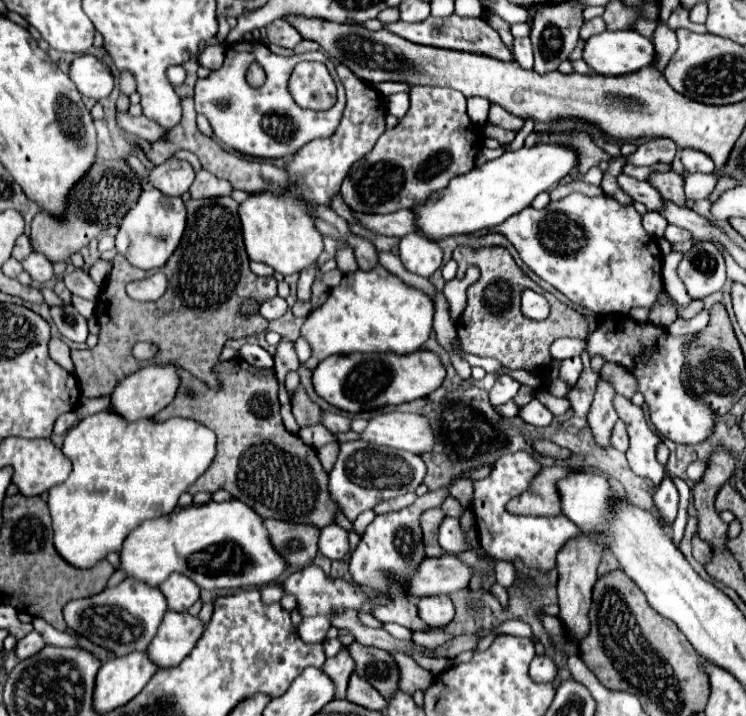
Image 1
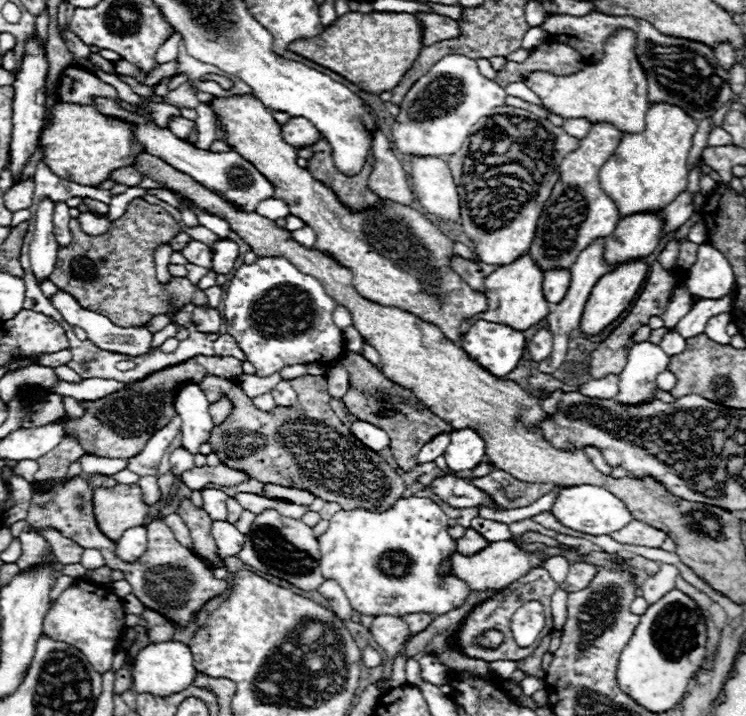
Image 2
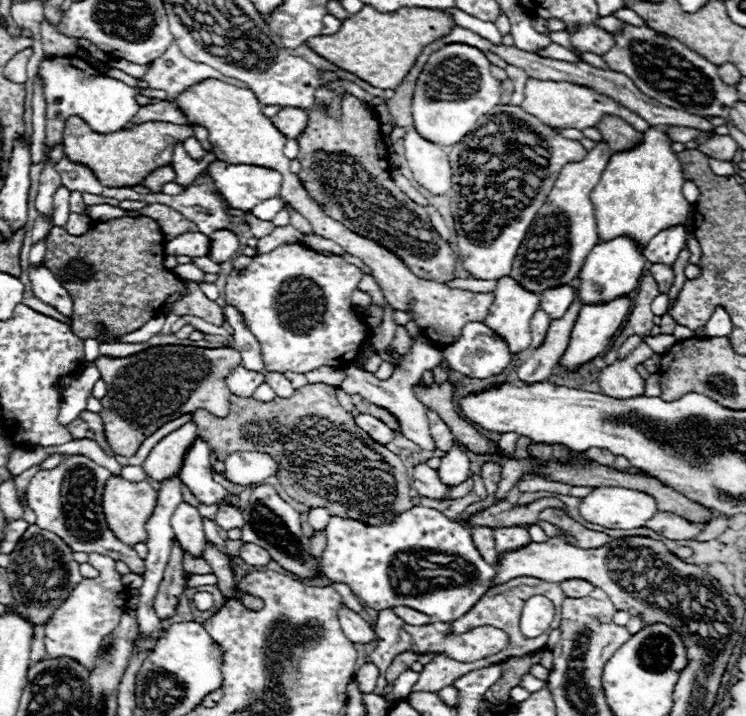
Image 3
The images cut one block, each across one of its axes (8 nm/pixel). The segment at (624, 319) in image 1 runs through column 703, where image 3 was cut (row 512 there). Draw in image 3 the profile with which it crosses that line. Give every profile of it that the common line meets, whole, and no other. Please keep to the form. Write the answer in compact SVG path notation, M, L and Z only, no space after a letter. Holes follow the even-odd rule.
M412 506L392 524L380 526L332 516L326 526L322 574L332 582L350 586L352 594L376 612L408 606L438 622L452 622L484 596L496 570L484 562L472 544L468 528L446 518L436 508Z

